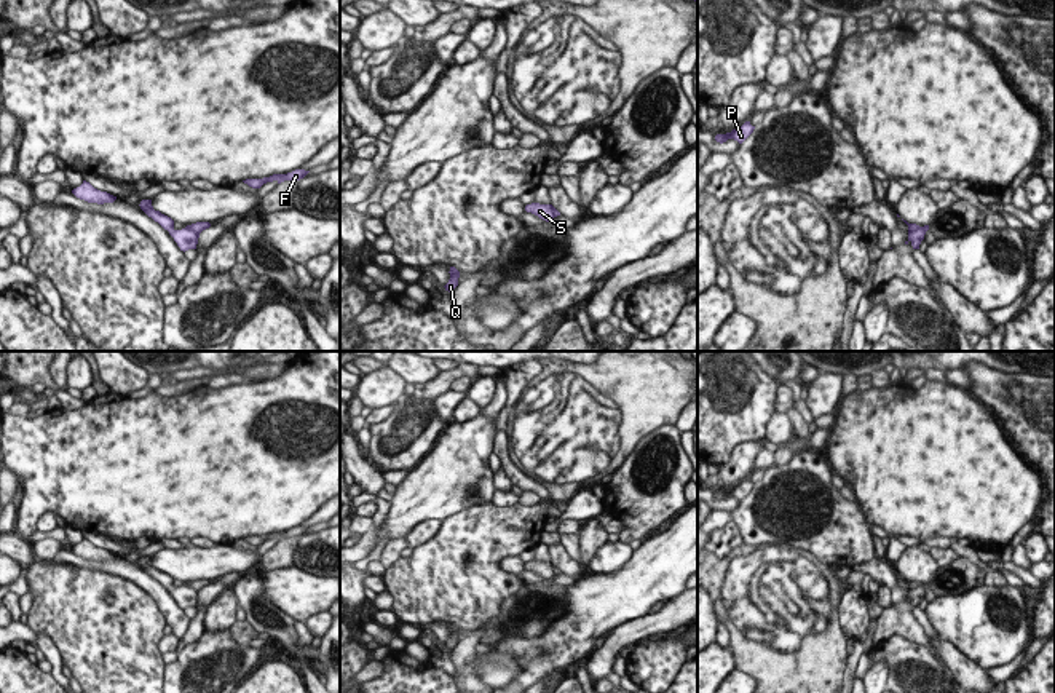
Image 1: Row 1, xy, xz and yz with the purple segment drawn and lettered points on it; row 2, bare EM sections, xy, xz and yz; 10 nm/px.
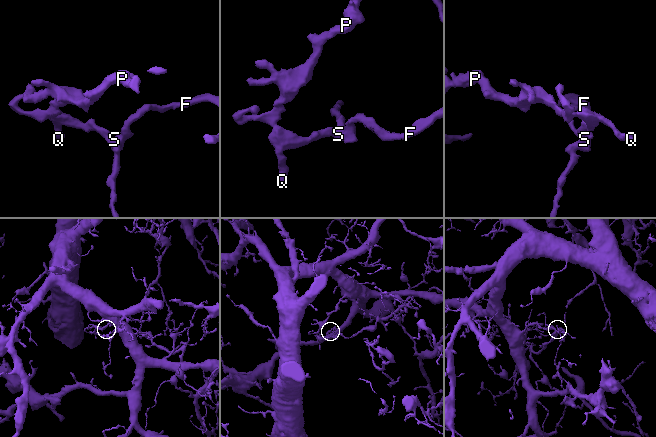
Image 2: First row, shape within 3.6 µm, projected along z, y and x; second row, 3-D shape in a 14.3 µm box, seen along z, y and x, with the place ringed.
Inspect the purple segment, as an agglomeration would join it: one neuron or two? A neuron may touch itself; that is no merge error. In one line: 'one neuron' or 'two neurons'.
two neurons

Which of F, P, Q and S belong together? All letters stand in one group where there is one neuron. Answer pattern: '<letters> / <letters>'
F / P Q S

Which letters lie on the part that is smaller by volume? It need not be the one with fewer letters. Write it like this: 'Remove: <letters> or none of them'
Remove: F.

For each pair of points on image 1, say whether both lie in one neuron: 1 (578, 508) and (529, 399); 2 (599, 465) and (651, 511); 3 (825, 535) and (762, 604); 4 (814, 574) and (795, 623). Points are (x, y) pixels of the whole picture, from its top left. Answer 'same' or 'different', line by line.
1: different
2: different
3: different
4: same

